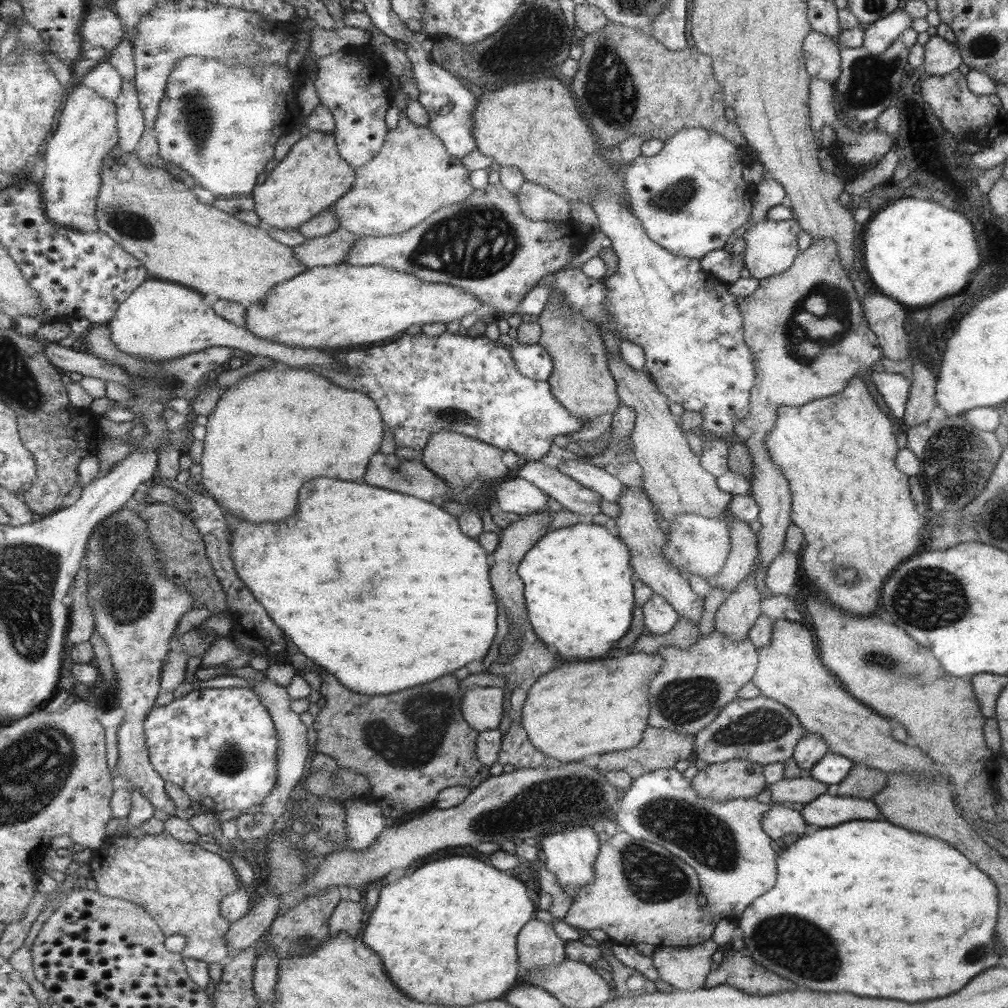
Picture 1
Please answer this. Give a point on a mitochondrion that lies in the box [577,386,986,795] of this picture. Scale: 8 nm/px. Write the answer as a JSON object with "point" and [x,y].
{"point":[926,597]}

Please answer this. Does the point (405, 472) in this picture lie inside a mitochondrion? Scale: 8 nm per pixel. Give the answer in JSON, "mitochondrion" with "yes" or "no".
{"mitochondrion":"yes"}

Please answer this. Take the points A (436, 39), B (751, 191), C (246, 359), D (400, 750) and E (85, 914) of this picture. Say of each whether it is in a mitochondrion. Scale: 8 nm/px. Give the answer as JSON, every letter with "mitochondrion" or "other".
{"A":"other","B":"other","C":"other","D":"mitochondrion","E":"other"}

